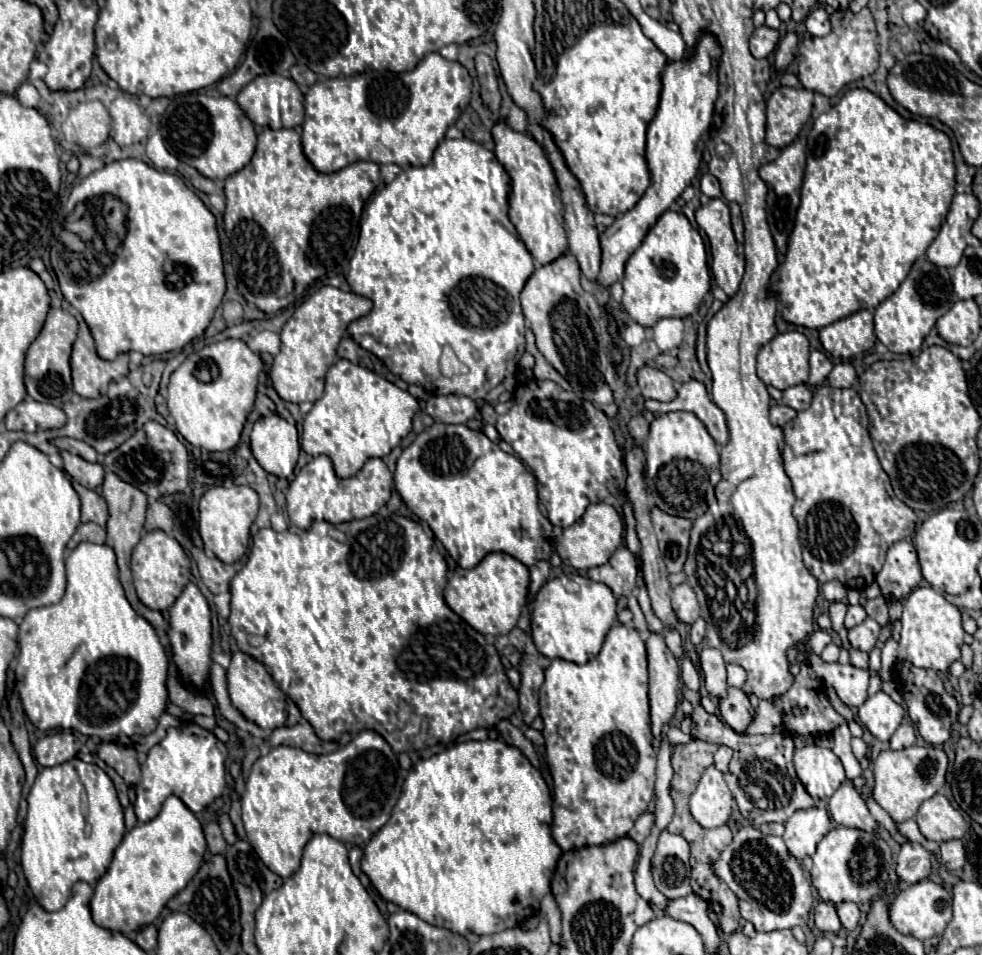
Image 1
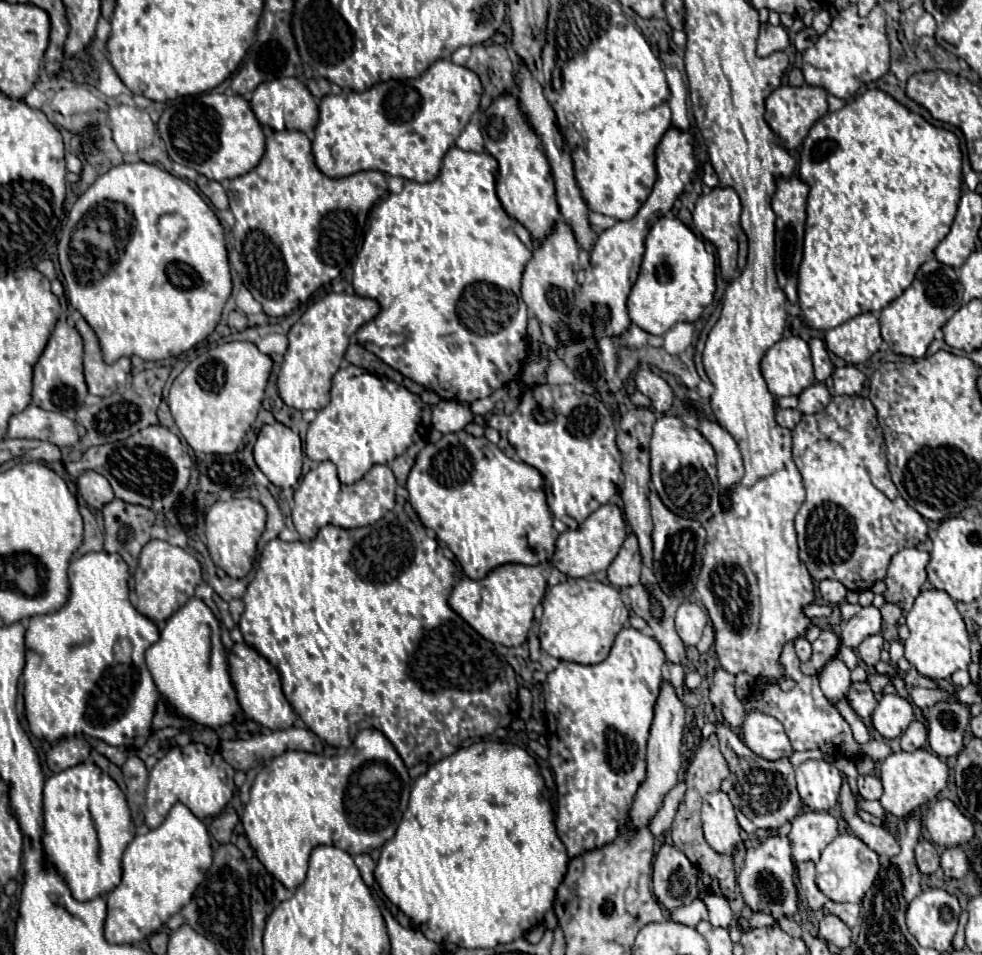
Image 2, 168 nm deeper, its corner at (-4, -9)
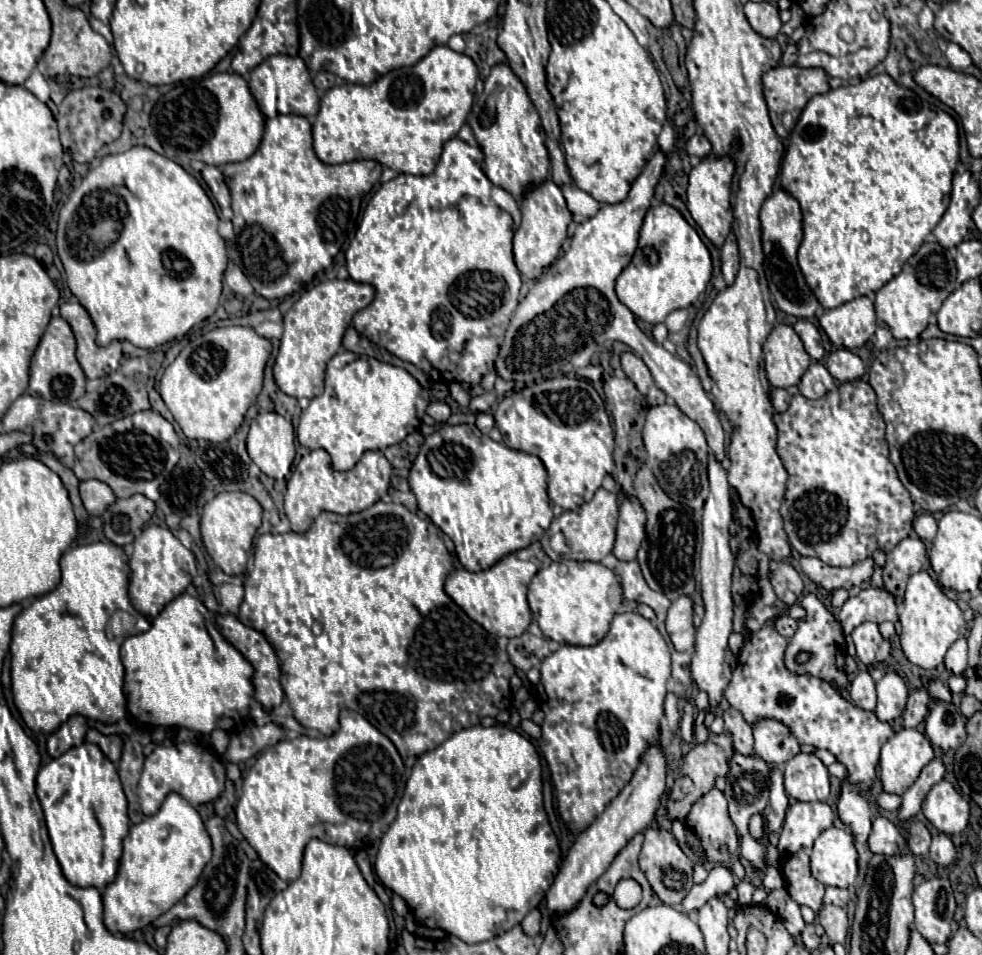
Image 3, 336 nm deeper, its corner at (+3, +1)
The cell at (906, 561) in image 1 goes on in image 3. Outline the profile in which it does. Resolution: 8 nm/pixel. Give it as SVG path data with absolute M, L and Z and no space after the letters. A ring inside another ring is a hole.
M907 537L899 545L895 545L893 551L887 553L887 561L883 567L883 583L885 589L901 599L905 595L907 579L921 571L921 561L927 561L927 551L921 539Z

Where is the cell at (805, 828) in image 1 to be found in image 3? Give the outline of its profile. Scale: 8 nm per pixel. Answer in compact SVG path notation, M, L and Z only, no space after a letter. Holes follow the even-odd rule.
M795 801L787 809L777 849L785 853L797 853L803 847L811 847L819 833L833 825L833 817L833 809L827 803Z

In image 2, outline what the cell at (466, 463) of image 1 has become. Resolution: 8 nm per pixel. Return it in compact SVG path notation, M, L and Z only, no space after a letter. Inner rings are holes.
M456 431L436 443L428 443L416 457L406 489L422 525L432 529L450 547L470 579L484 579L492 569L506 563L538 565L552 559L558 531L552 527L552 513L546 505L544 477L532 465L506 457L486 437Z

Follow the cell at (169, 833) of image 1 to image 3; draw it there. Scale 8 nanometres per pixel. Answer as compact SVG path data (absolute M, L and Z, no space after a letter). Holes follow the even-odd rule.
M169 793L159 811L151 817L145 817L139 825L131 827L129 835L123 839L123 855L117 879L103 891L103 921L107 931L131 933L151 925L197 883L197 877L209 859L211 839L205 831L201 815L179 793ZM163 825L169 831L167 837ZM163 843L165 851L169 853L163 851Z

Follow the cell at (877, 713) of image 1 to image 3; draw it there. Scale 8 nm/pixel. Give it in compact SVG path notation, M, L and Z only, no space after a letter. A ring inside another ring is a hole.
M887 673L877 683L877 707L875 715L879 721L891 723L901 717L907 703L907 685L897 673Z

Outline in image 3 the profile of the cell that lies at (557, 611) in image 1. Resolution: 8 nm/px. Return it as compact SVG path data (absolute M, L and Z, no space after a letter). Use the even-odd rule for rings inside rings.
M569 559L553 561L541 569L529 585L529 607L543 635L557 643L589 647L599 643L609 631L611 619L623 603L623 591L617 575L601 563L577 563Z

